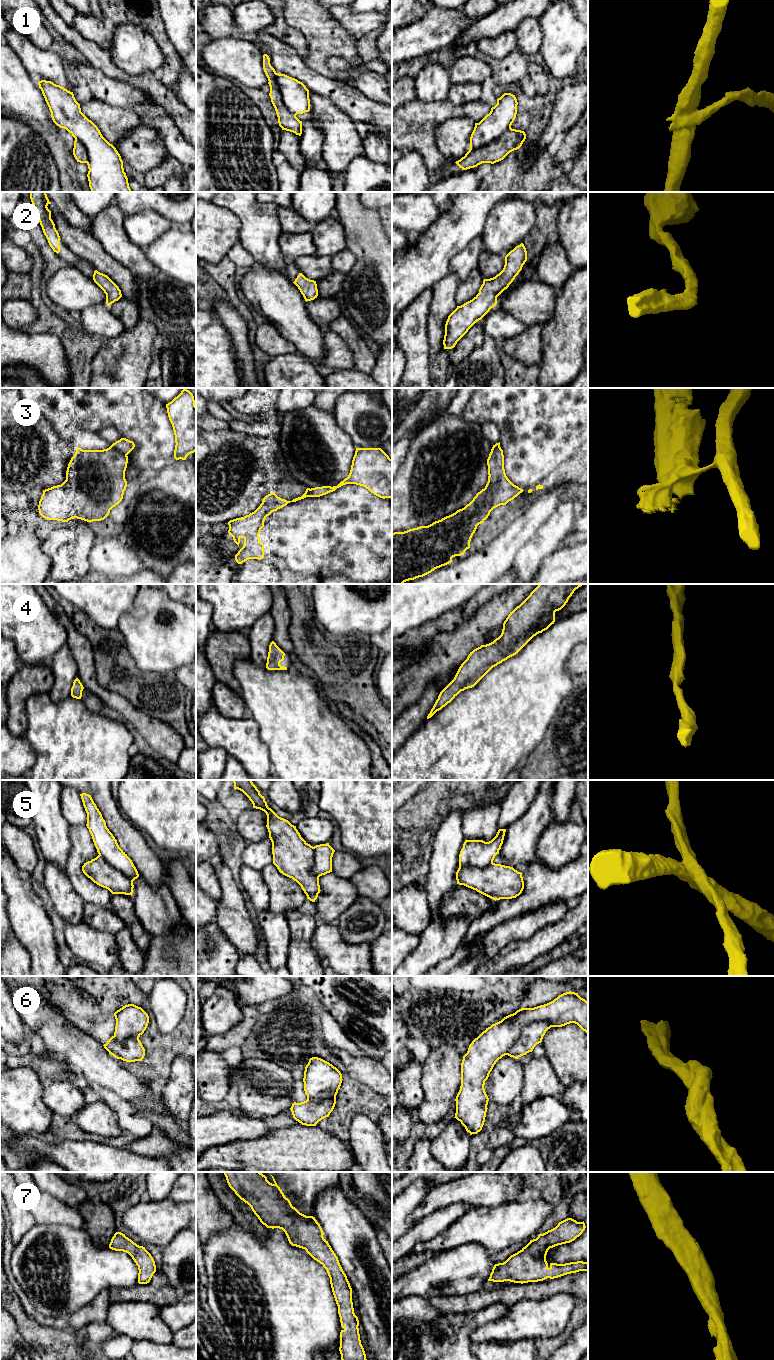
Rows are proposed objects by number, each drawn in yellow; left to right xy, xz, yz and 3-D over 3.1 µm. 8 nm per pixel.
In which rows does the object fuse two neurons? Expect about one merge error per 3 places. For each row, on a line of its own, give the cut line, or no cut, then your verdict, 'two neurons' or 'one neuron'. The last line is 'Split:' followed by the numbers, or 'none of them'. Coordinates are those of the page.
1: cut in xz along (275, 73), (275, 81), (282, 103), (295, 115); two neurons
2: no cut; one neuron
3: cut in xy along (111, 445), (126, 455); two neurons
4: no cut; one neuron
5: cut in xy along (99, 854), (132, 881); two neurons
6: no cut; one neuron
7: no cut; one neuron
Split: 1, 3, 5

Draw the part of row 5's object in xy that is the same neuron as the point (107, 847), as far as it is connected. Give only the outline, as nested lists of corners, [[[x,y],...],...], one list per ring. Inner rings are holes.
[[[82,793],[80,796],[87,813],[86,826],[92,836],[98,854],[111,866],[120,870],[134,881],[139,877],[138,871],[132,860],[119,847],[117,840],[107,828],[106,822],[91,795]]]

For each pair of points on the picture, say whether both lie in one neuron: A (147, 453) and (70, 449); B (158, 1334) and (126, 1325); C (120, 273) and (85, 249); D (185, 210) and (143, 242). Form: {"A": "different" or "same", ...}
{"A": "different", "B": "same", "C": "same", "D": "different"}

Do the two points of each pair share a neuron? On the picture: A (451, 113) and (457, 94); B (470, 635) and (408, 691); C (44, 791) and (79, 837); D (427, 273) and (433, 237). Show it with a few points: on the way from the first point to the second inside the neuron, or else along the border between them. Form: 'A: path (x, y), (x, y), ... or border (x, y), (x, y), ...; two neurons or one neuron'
A: border (448, 98), (455, 104), (477, 101); two neurons
B: path (455, 648), (423, 676); one neuron
C: border (71, 826), (70, 850); two neurons
D: path (427, 264), (433, 252), (433, 246); one neuron

